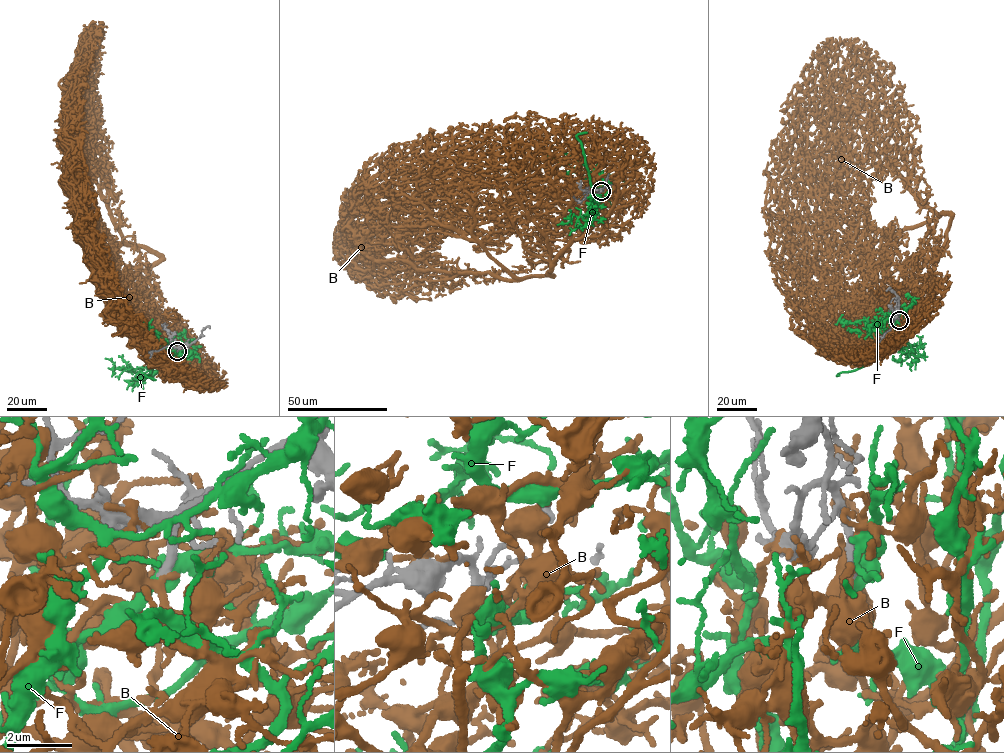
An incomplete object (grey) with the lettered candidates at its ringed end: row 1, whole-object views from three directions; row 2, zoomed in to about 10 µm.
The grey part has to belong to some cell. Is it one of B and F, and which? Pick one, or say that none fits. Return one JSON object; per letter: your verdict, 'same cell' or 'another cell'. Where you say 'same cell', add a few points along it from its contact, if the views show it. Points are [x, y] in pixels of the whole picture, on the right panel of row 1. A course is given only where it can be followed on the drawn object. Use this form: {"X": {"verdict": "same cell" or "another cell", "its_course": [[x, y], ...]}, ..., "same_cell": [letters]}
{"B": {"verdict": "another cell"}, "F": {"verdict": "same cell", "its_course": [[899, 320], [905, 328], [898, 348], [892, 320], [887, 315], [870, 330], [866, 320], [842, 323], [843, 314]]}, "same_cell": ["F"]}

